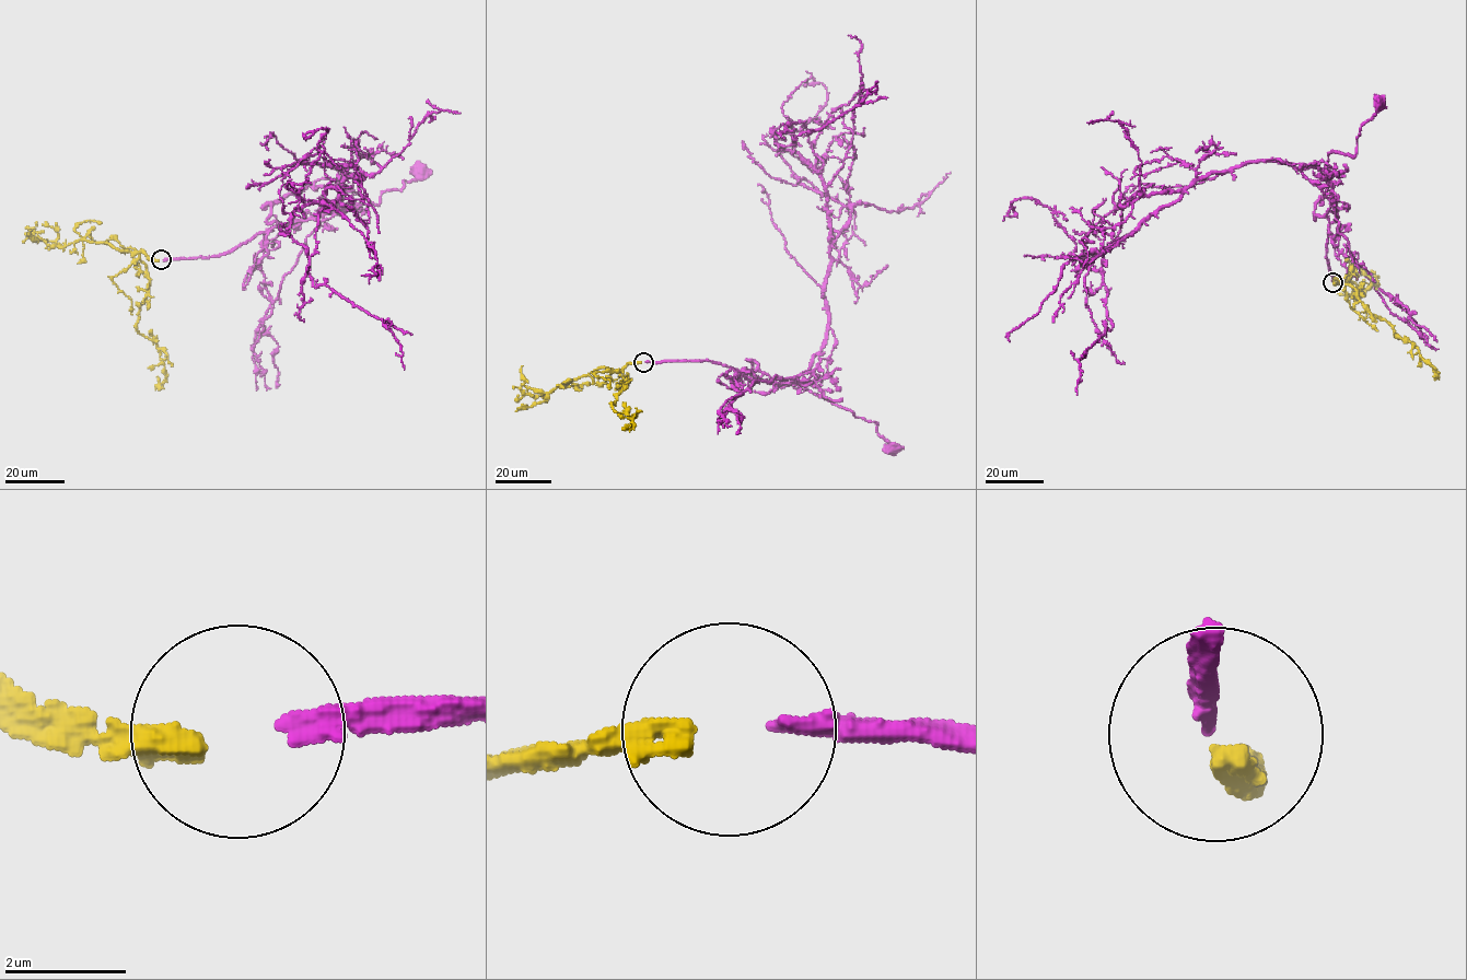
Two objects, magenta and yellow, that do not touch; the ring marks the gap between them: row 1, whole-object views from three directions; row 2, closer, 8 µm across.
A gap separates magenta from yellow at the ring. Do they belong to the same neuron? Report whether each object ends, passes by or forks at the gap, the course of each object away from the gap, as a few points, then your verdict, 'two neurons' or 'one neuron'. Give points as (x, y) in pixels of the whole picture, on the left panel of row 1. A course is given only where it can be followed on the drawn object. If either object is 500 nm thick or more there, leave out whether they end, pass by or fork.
magenta ends there; yellow ends there; magenta runs (163, 259), (229, 254), (278, 225), (267, 222), (268, 203), (319, 179), (341, 182), (376, 205), (418, 171); yellow runs (159, 259), (140, 254), (150, 291), (140, 306), (137, 329), (158, 346), (165, 378), (160, 383), (156, 376); one neuron

